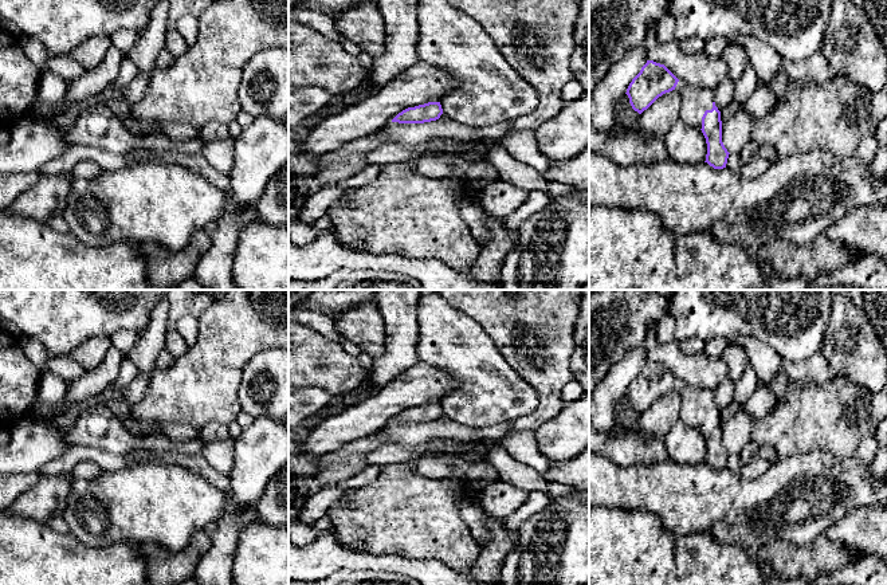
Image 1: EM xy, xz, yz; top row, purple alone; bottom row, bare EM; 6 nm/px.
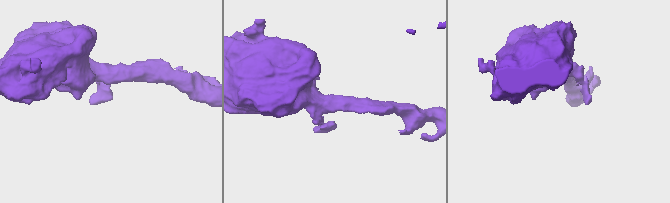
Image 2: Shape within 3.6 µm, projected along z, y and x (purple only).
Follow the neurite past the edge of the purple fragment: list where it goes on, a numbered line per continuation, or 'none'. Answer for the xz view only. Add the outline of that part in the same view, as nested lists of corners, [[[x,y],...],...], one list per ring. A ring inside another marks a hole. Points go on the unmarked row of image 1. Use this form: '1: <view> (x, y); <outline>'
none

